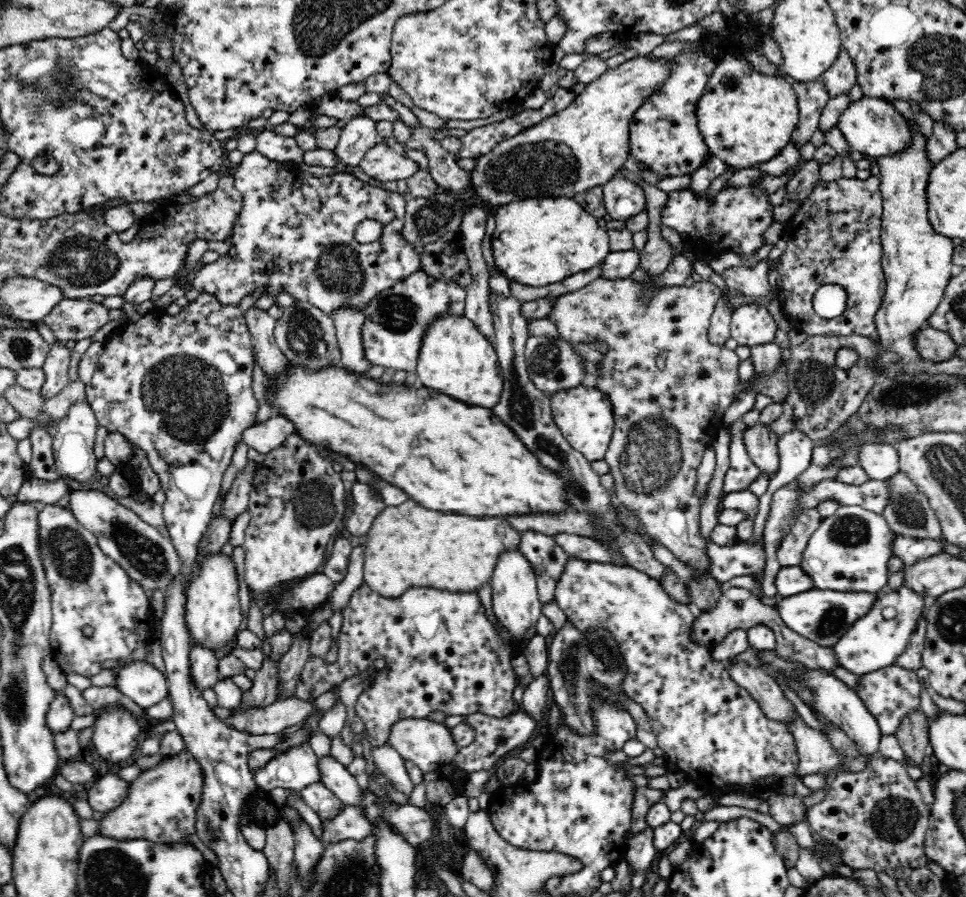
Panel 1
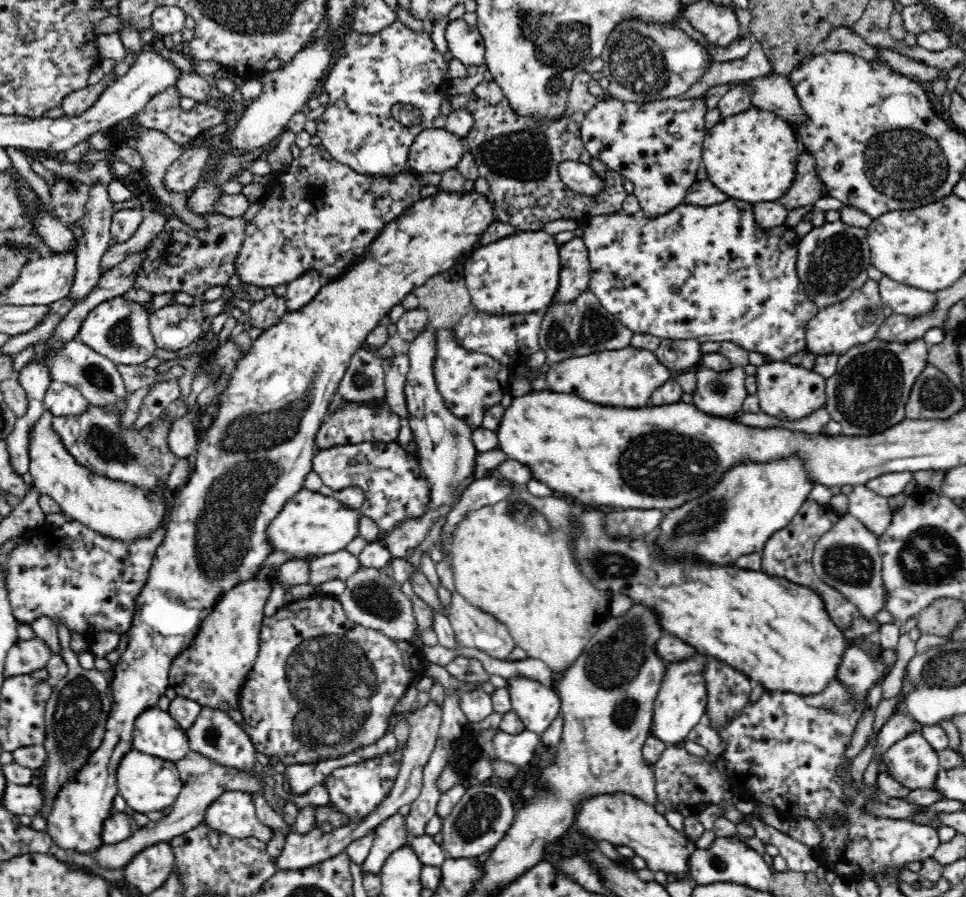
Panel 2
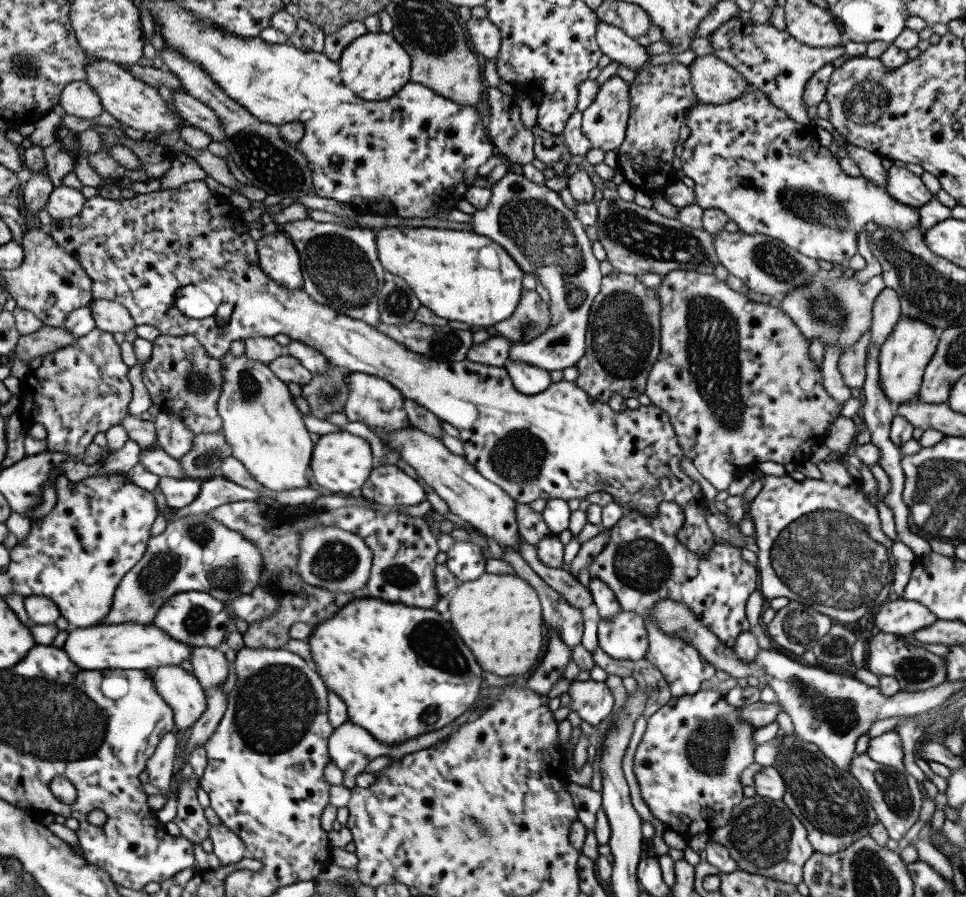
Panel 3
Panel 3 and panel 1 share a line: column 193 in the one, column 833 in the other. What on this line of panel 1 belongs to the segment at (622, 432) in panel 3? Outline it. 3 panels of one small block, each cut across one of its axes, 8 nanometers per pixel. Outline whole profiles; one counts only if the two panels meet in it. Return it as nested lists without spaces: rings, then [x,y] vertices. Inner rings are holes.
[[[879,175],[865,180],[855,176],[822,181],[783,226],[781,238],[788,246],[779,257],[782,262],[779,297],[792,321],[808,337],[872,337],[875,333],[874,316],[886,294],[881,264],[883,196],[880,182]],[[826,284],[842,284],[848,298],[846,311],[830,320],[820,317],[813,308],[816,290]]]

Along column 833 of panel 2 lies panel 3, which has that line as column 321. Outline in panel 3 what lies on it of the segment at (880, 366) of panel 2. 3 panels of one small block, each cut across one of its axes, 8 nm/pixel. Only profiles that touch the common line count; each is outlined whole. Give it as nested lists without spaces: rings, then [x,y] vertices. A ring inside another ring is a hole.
[[[327,362],[325,374],[319,376],[311,372],[311,380],[303,386],[299,385],[300,395],[307,401],[311,415],[325,420],[325,417],[333,412],[343,413],[344,403],[349,393],[345,382],[348,373],[349,370]]]

